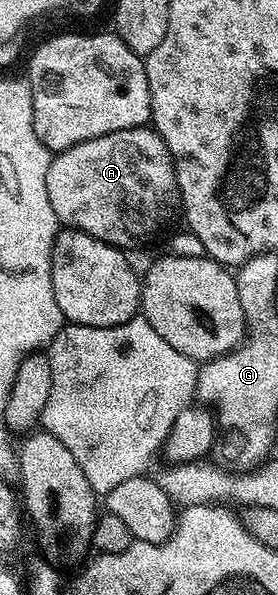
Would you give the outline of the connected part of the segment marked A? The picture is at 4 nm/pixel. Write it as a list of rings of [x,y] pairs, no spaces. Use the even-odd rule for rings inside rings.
[[[150,126],[129,128],[128,130],[120,130],[107,136],[101,136],[100,138],[85,140],[76,146],[65,148],[63,152],[57,153],[51,159],[50,165],[48,166],[48,202],[52,202],[52,210],[56,210],[56,218],[58,219],[59,225],[65,226],[66,228],[75,228],[84,234],[92,234],[92,238],[100,238],[100,242],[108,242],[114,248],[130,250],[138,245],[146,246],[146,243],[173,218],[174,208],[176,212],[180,204],[178,179],[174,173],[174,160],[170,157],[170,151],[166,149],[158,133]]]

